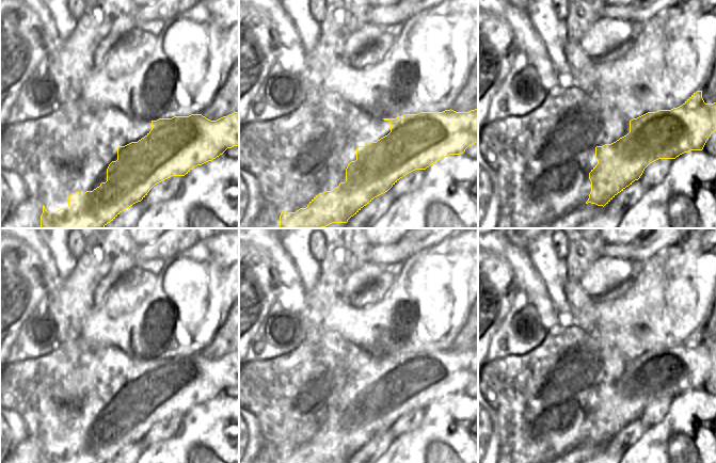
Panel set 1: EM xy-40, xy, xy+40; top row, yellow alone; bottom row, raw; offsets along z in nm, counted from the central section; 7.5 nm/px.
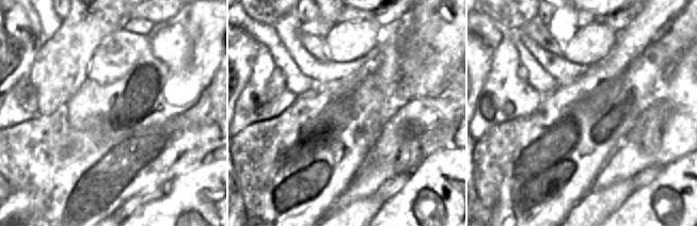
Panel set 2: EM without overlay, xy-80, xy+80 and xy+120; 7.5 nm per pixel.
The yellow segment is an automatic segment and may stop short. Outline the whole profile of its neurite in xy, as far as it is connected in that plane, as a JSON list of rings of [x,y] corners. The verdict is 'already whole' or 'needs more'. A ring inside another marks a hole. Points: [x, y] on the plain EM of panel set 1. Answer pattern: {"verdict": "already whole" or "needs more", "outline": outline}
{"verdict": "already whole", "outline": [[[478,347],[468,351],[456,351],[445,349],[443,351],[419,351],[417,353],[404,353],[396,357],[383,357],[391,361],[391,371],[364,385],[356,386],[356,399],[351,400],[346,408],[346,420],[340,421],[332,430],[325,430],[316,434],[306,447],[300,447],[296,451],[282,449],[280,463],[332,463],[347,462],[364,445],[375,436],[387,431],[400,417],[415,409],[426,409],[436,400],[449,395],[460,394],[465,388],[478,381]]]}

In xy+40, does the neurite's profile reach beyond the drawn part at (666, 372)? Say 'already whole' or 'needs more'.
already whole

